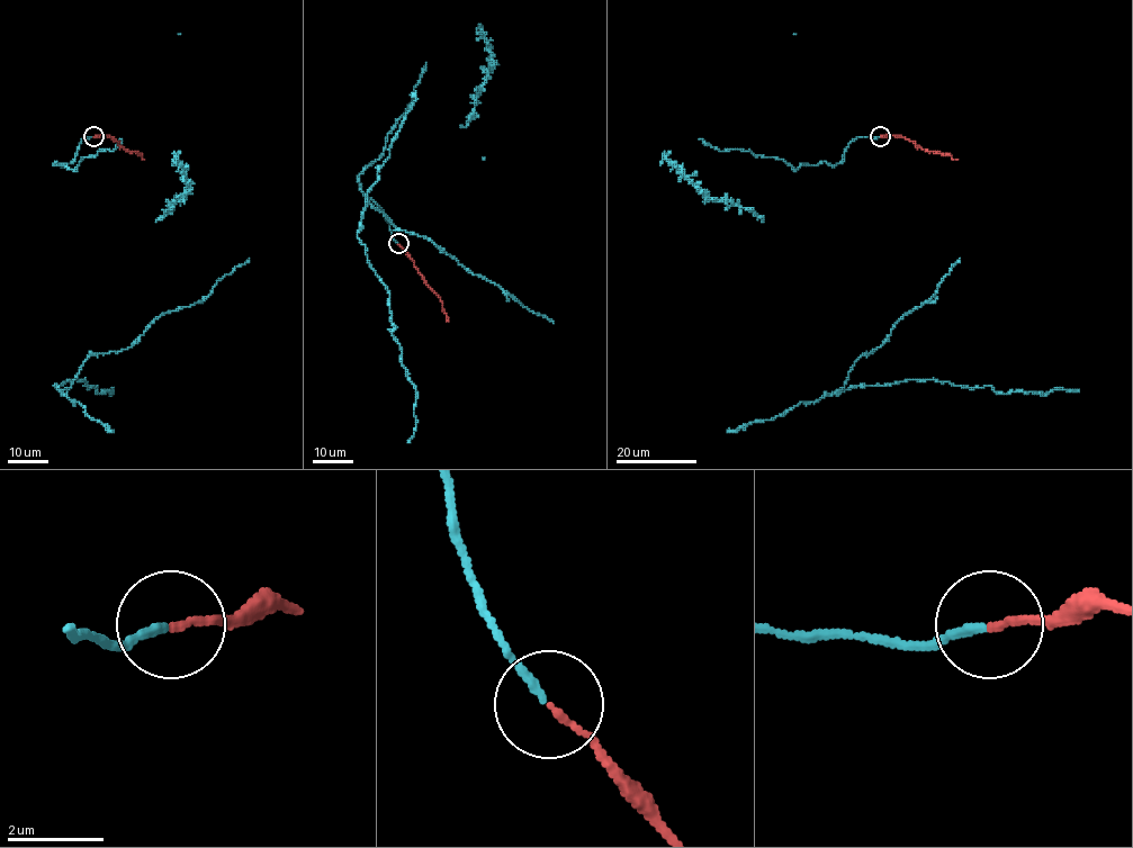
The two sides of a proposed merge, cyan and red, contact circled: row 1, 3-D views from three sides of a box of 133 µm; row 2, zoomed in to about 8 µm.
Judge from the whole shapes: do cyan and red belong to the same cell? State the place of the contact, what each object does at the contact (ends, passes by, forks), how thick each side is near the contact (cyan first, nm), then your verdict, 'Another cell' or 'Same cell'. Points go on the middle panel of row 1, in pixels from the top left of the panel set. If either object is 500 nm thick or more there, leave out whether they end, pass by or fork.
Place: (398, 243). At the ring cyan ends. At the ring red ends. Thickness 170 nm (cyan) against 130 nm. Same cell

